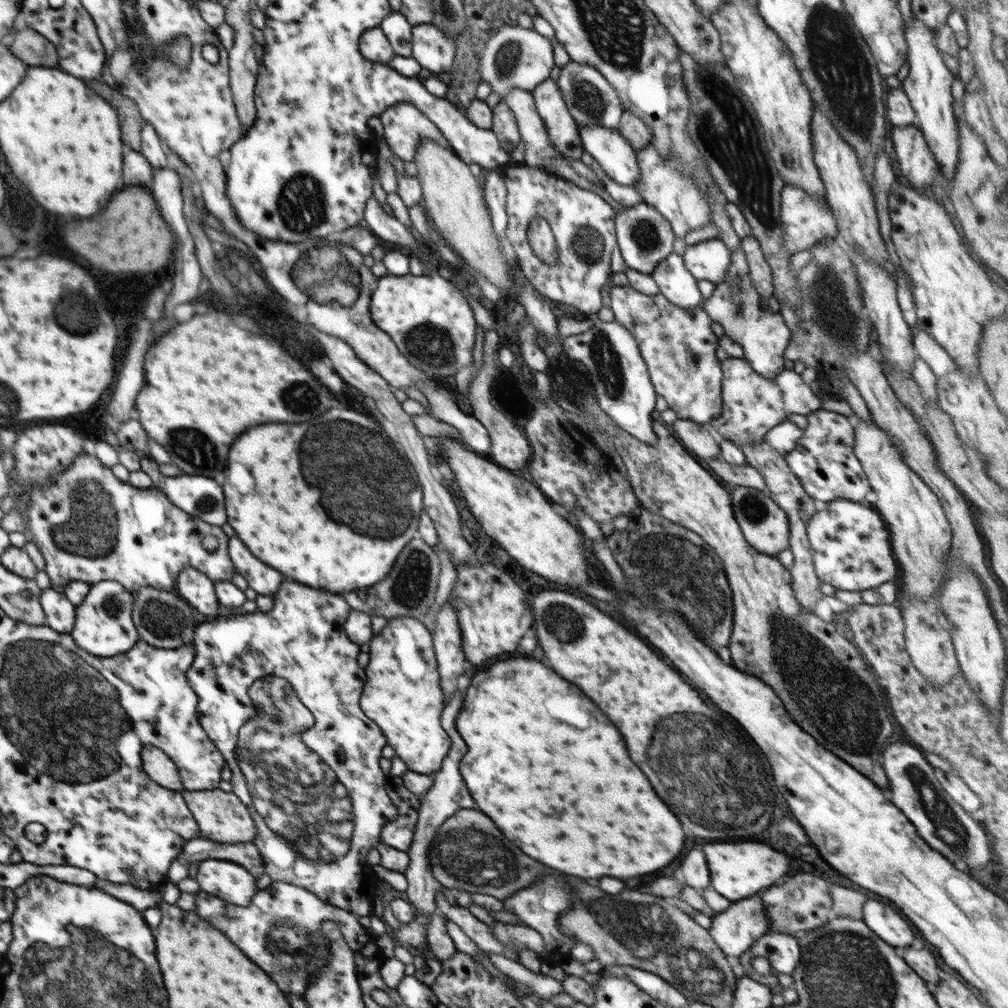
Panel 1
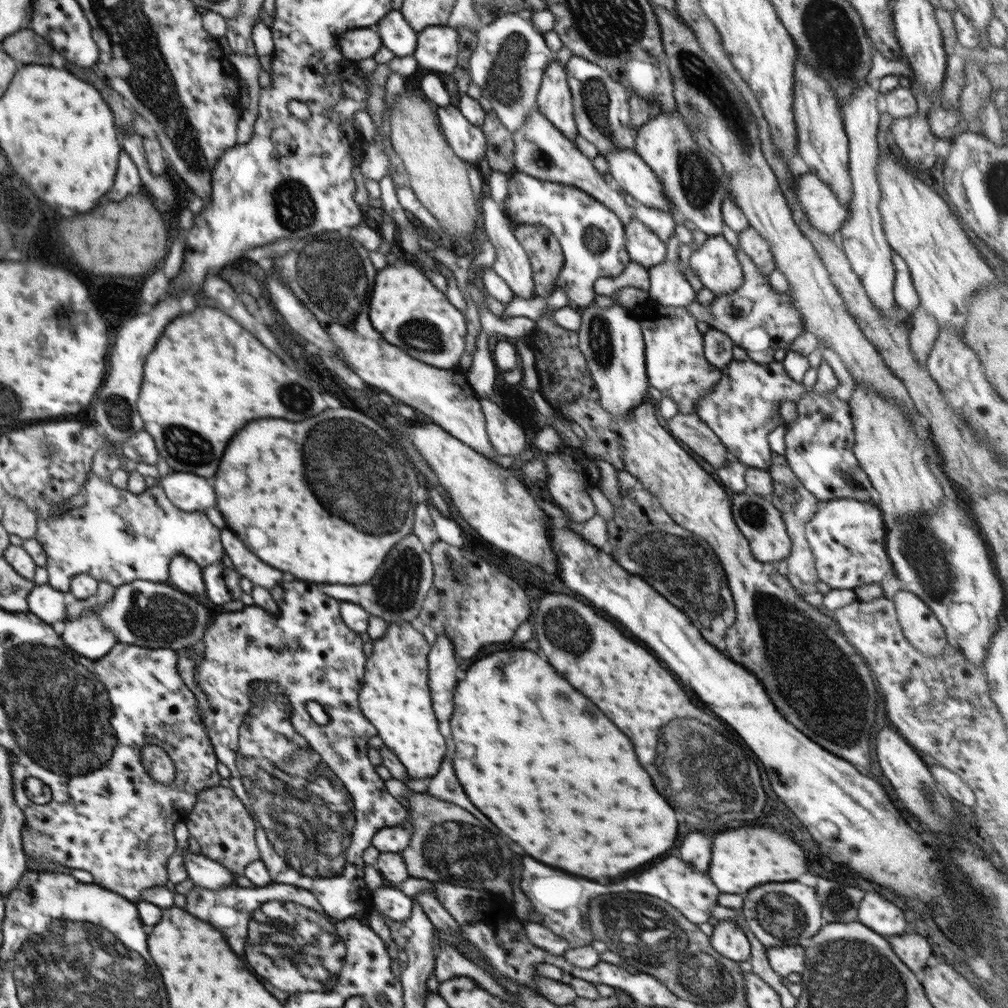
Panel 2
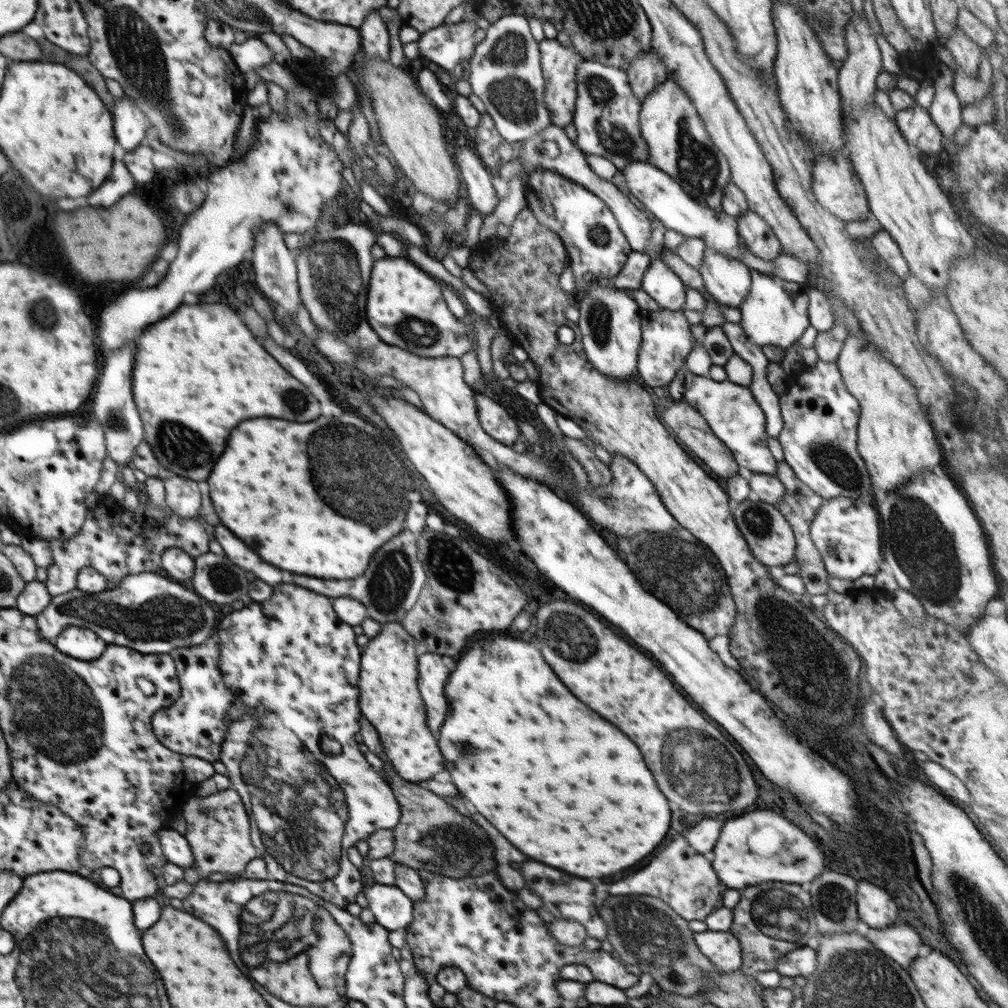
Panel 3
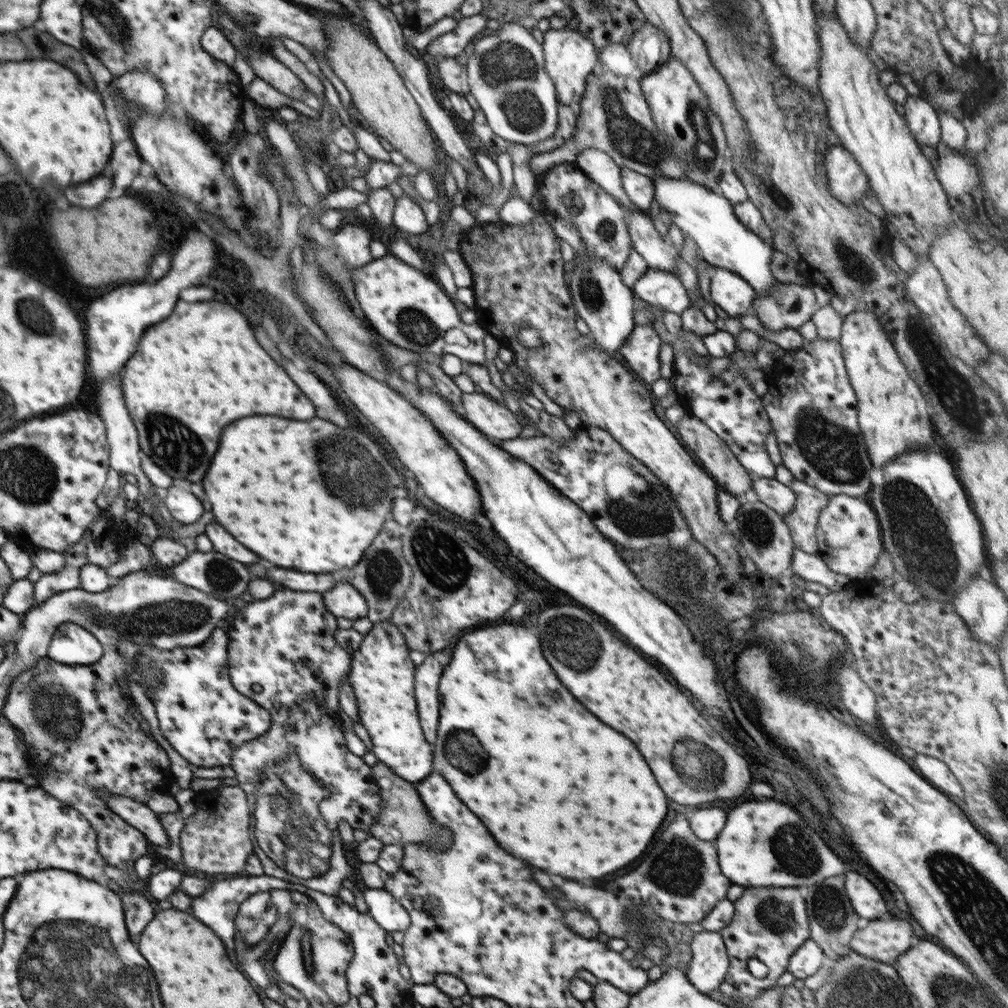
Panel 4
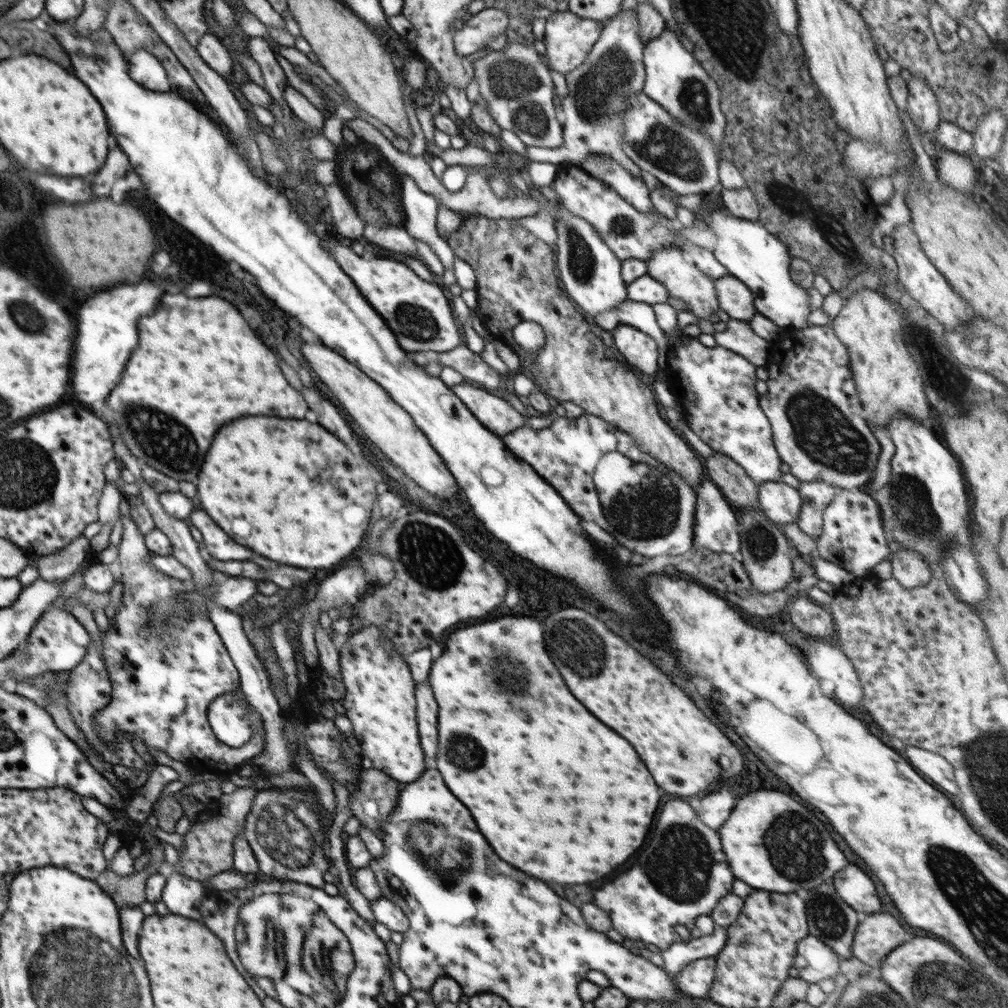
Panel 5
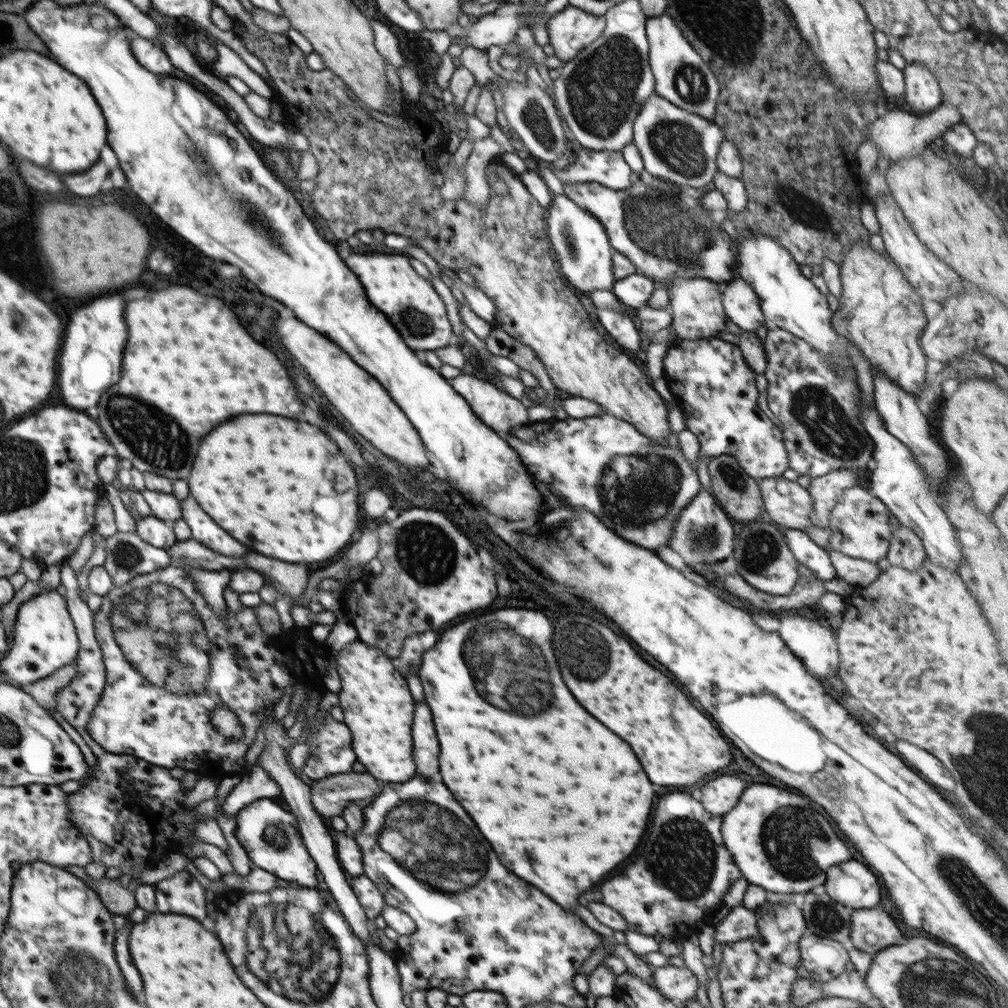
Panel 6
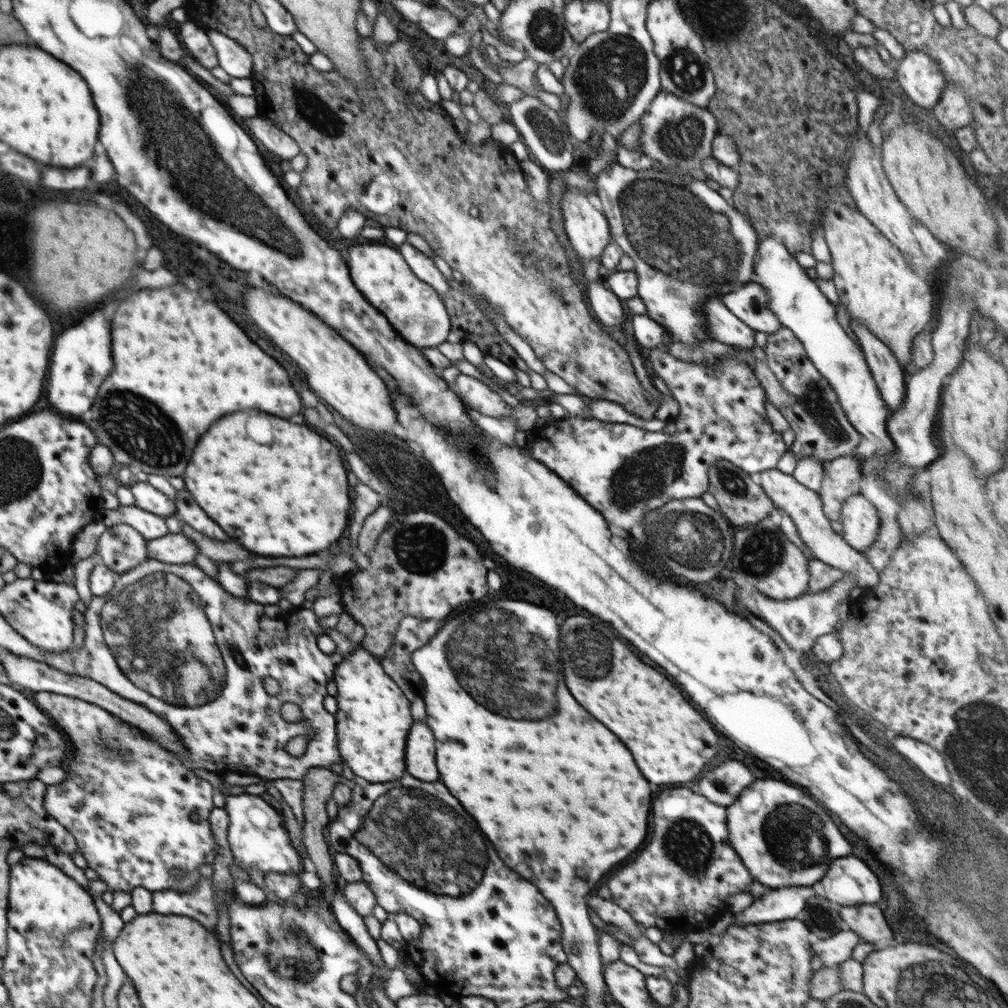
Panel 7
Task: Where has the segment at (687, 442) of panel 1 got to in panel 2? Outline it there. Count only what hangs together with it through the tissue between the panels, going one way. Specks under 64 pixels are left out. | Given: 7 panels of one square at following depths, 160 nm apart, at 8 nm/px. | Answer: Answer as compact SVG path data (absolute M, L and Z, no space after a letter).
M678 412L668 420L675 439L692 449L714 468L726 466L727 449L712 429L696 414Z

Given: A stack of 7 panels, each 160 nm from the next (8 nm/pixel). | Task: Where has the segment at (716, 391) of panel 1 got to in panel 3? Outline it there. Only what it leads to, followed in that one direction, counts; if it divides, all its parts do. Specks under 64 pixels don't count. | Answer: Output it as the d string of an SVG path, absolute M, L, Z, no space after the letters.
M642 289L631 290L628 293L642 309L639 311L642 342L639 350L638 374L645 384L651 387L669 386L676 372L686 367L685 362L693 349L691 324L684 317L682 310L671 311L668 308L657 307L655 300Z

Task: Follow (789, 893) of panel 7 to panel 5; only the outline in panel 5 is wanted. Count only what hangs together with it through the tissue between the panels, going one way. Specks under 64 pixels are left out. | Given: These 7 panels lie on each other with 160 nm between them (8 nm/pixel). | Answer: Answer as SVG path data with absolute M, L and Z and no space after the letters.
M715 925L710 935L702 934L700 938L691 941L672 942L671 946L661 950L664 959L664 971L672 981L672 977L678 977L678 973L694 960L716 957L720 950L728 942L728 928Z

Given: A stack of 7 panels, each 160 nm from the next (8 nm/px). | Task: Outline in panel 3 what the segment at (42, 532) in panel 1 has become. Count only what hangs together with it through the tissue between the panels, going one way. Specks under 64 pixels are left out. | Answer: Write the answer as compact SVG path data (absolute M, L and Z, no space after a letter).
M109 495L100 496L96 511L88 512L80 531L67 539L51 540L53 563L47 568L48 576L44 582L48 594L56 597L77 589L77 574L86 567L97 570L107 579L120 582L129 574L161 573L162 553L167 548L180 547L193 558L209 551L208 544L215 540L215 525L207 523L200 515L180 518L167 506L164 510L156 510L149 502L151 500L142 495L142 500L134 508L128 508Z

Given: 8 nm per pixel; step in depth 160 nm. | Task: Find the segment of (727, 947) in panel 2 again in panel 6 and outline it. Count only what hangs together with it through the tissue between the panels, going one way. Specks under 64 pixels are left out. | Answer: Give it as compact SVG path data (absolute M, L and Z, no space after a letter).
M667 965L653 968L652 978L656 983L656 990L667 1000L686 1004L689 1000L696 999L700 982L687 967L675 968Z

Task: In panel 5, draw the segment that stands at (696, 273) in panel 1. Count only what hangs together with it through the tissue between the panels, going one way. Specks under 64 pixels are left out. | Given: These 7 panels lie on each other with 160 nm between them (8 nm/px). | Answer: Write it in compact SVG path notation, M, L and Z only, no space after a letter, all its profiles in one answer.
M730 274L713 280L719 308L722 308L730 319L749 322L757 313L752 291L735 276Z

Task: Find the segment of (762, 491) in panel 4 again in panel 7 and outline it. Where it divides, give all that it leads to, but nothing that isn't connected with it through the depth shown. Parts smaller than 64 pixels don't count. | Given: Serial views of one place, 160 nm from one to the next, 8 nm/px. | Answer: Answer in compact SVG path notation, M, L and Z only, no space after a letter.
M770 469L760 473L760 487L767 497L774 503L775 508L783 508L797 526L798 534L803 538L807 547L812 551L816 560L828 566L833 566L845 574L852 574L858 587L870 588L878 586L879 572L873 564L857 550L854 550L841 535L830 527L830 520L824 515L822 503L817 492L800 485L793 476L789 476L777 469Z

